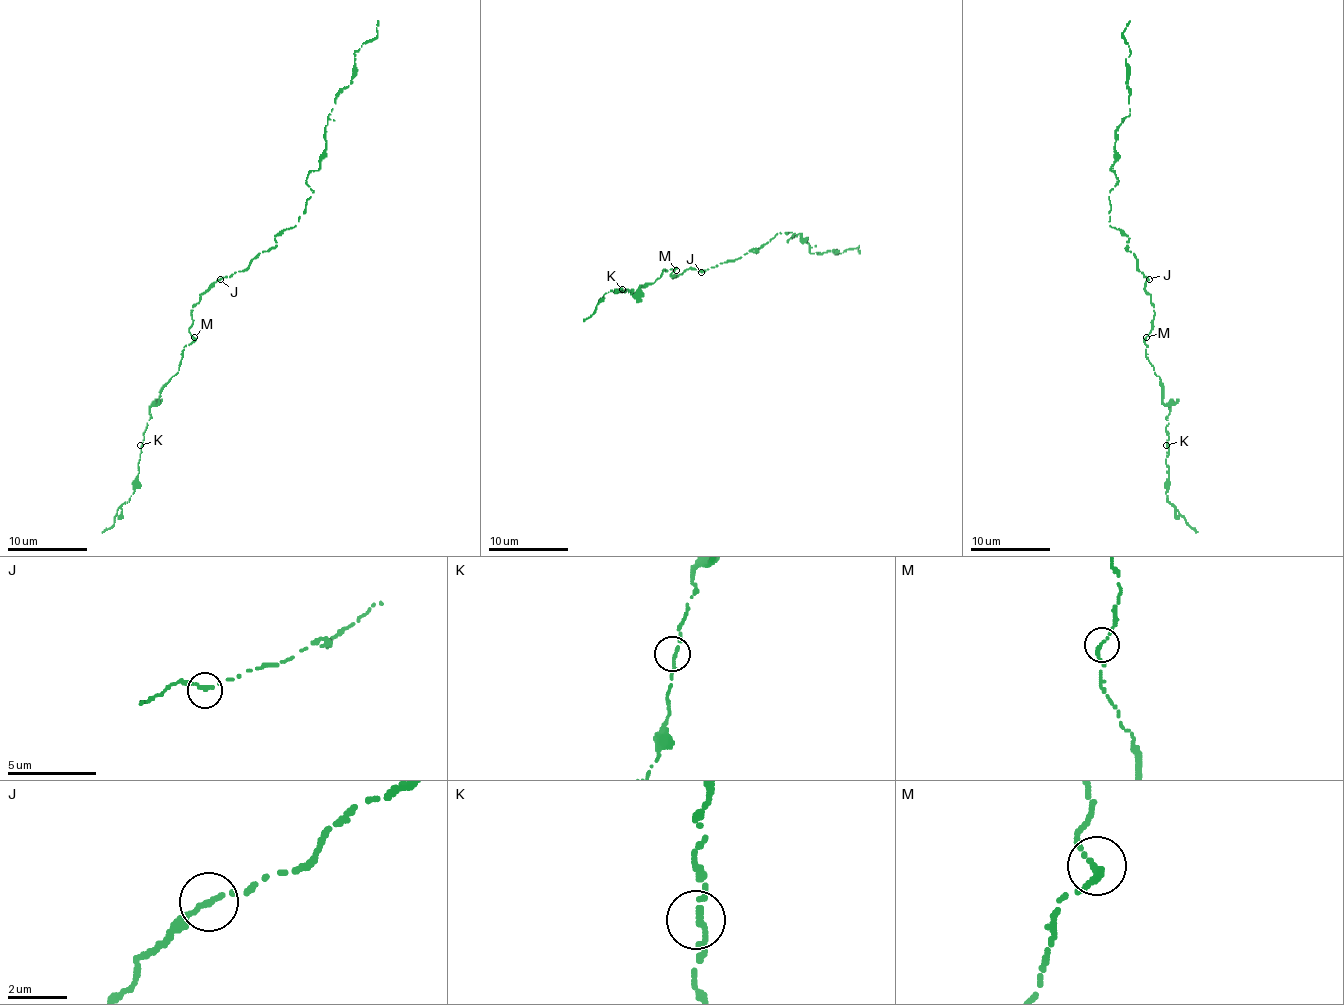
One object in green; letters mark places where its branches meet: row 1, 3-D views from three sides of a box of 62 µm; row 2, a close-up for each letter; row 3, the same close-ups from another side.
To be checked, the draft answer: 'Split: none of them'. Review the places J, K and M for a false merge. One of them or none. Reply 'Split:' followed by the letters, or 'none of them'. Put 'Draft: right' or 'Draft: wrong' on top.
Draft: right
Split: none of them

